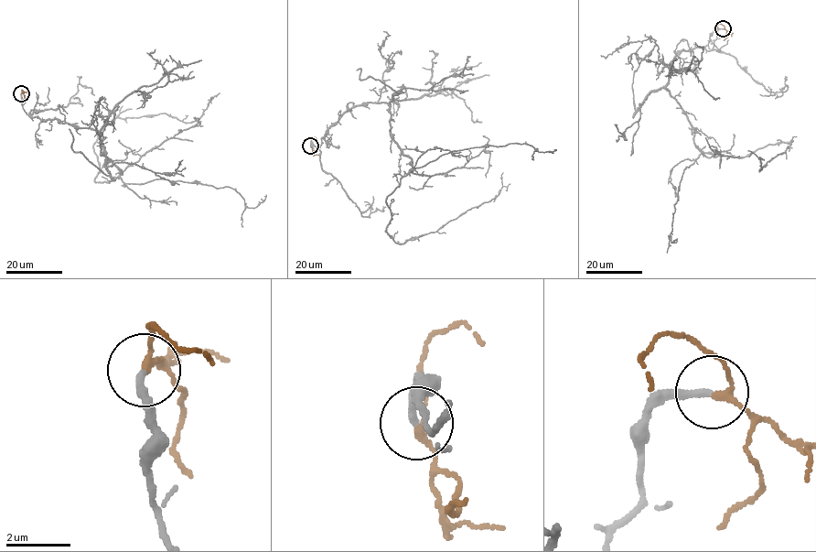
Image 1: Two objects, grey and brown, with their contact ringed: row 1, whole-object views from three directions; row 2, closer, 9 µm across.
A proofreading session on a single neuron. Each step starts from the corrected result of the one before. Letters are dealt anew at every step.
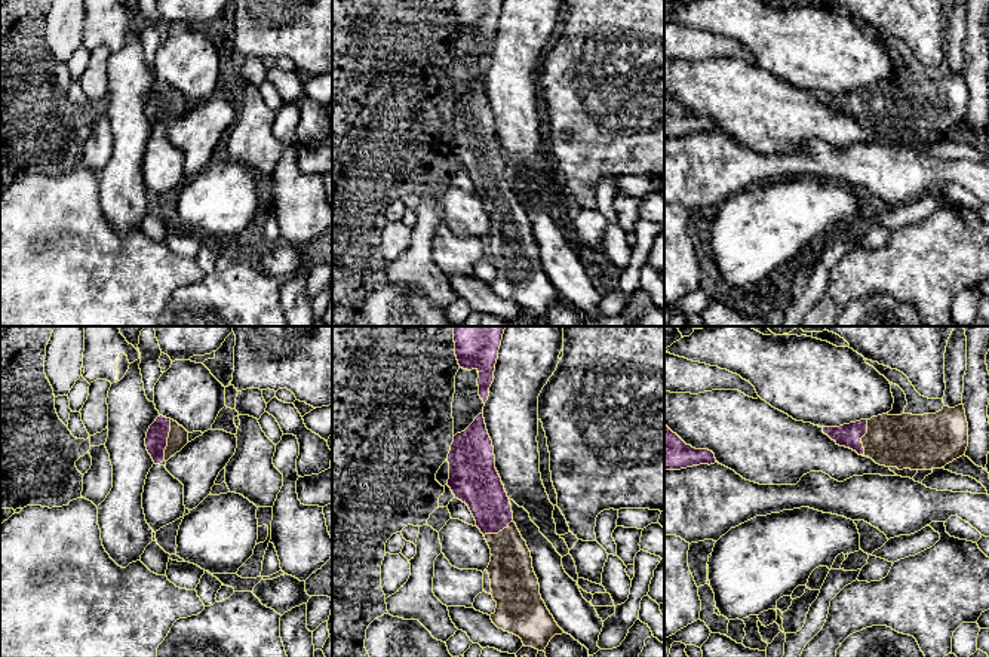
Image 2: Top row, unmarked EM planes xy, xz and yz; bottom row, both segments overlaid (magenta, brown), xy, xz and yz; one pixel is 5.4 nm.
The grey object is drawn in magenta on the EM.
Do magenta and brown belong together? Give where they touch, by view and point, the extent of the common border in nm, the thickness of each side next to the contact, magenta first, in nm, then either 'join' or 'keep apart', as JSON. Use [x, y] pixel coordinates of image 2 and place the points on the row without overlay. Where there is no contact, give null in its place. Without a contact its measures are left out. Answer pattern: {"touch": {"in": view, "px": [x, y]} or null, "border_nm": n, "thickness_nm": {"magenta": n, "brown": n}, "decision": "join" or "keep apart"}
{"touch": {"in": "xy", "px": [166, 109]}, "border_nm": 220, "thickness_nm": {"magenta": 120, "brown": 110}, "decision": "join"}

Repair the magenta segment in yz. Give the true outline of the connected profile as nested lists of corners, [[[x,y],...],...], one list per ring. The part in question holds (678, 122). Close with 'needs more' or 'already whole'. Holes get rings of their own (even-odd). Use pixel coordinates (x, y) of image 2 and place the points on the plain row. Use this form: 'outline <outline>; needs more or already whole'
outline [[[664,93],[664,138],[681,138],[700,132],[718,131],[709,117],[695,117],[687,113],[676,101]]]; already whole

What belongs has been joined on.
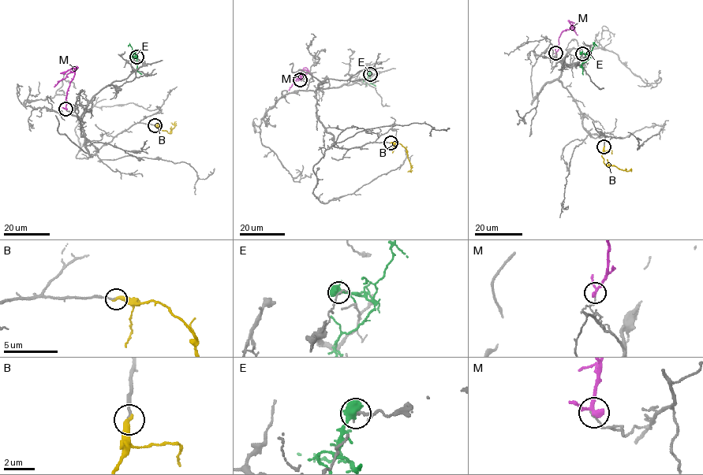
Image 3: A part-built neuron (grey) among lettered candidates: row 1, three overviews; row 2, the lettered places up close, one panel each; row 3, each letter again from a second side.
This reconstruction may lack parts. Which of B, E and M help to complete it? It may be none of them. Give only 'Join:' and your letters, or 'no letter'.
Join: B

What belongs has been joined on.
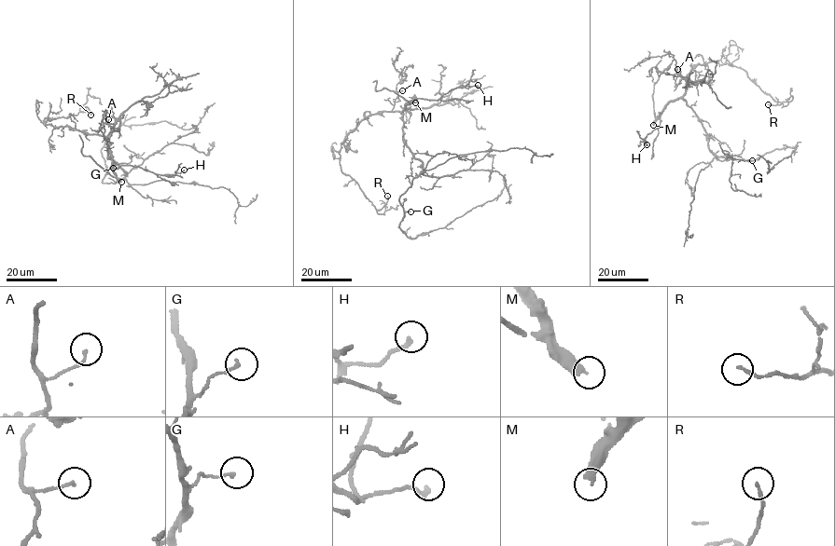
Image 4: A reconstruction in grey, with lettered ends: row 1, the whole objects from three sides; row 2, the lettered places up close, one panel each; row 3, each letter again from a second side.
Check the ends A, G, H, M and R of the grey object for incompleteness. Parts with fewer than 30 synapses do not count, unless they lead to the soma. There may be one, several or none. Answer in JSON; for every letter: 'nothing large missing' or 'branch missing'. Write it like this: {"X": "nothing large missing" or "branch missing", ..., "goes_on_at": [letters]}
{"A": "nothing large missing", "G": "nothing large missing", "H": "nothing large missing", "M": "branch missing", "R": "nothing large missing", "goes_on_at": ["M"]}

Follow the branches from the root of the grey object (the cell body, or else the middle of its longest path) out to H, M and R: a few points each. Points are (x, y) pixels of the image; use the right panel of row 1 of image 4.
H: (708, 140), (695, 112), (684, 100), (677, 98), (670, 101), (659, 112), (660, 126), (647, 134), (647, 144)
M: (708, 140), (701, 119), (681, 98), (670, 101), (653, 125)
R: (708, 140), (683, 98), (686, 77), (696, 64), (713, 61), (741, 67), (781, 102), (768, 104)

